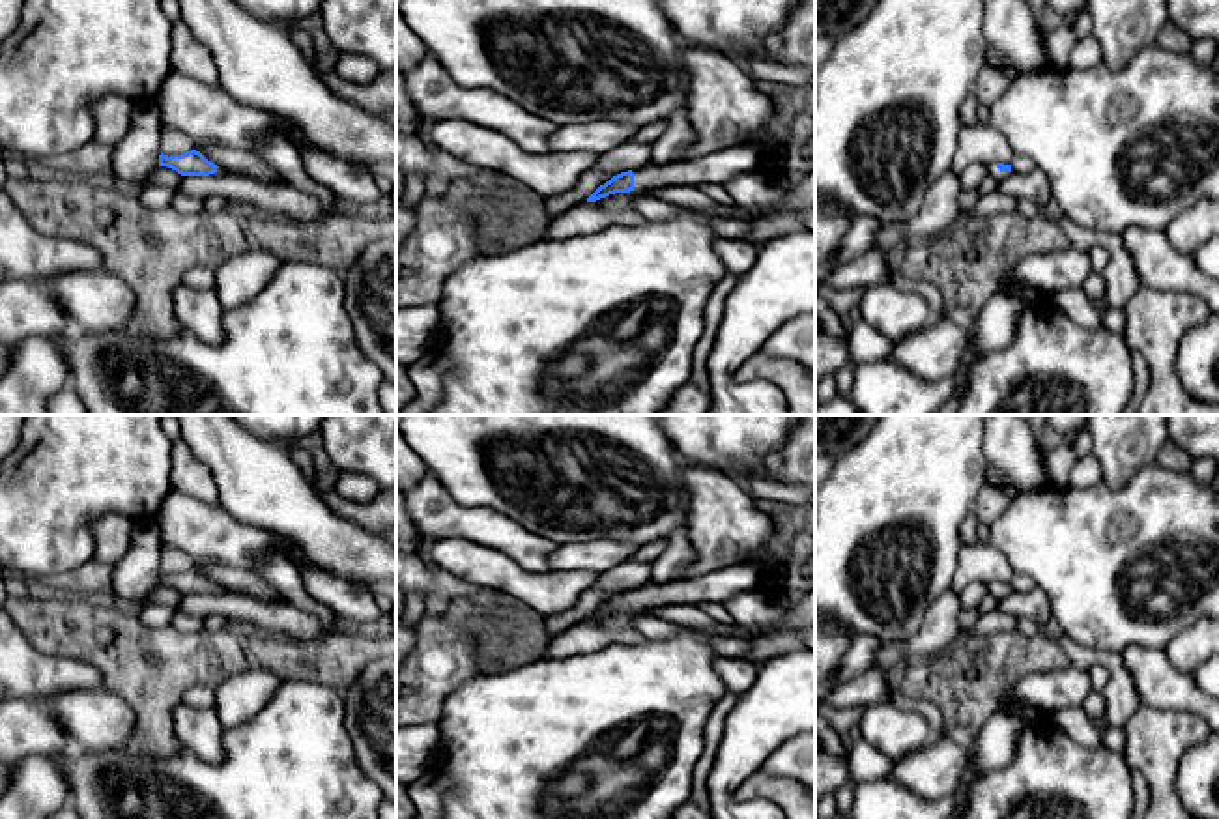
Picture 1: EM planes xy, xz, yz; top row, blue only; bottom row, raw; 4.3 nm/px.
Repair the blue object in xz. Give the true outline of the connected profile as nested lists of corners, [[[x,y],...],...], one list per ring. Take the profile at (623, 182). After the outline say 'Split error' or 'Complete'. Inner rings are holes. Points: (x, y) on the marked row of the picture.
[[[765,135],[748,146],[727,148],[699,159],[684,159],[675,165],[656,166],[645,165],[613,176],[600,185],[587,202],[596,202],[615,193],[643,191],[666,185],[718,183],[724,185],[739,174],[761,172],[776,168],[785,161],[772,135]]]. Split error

